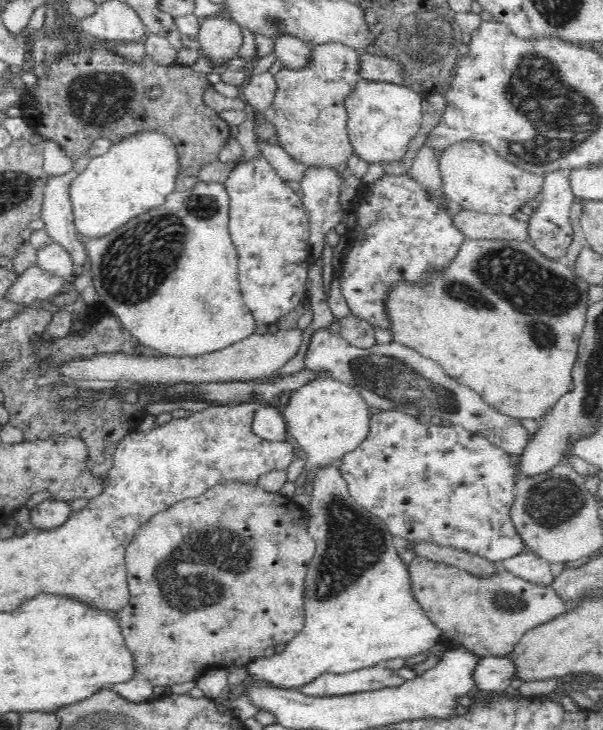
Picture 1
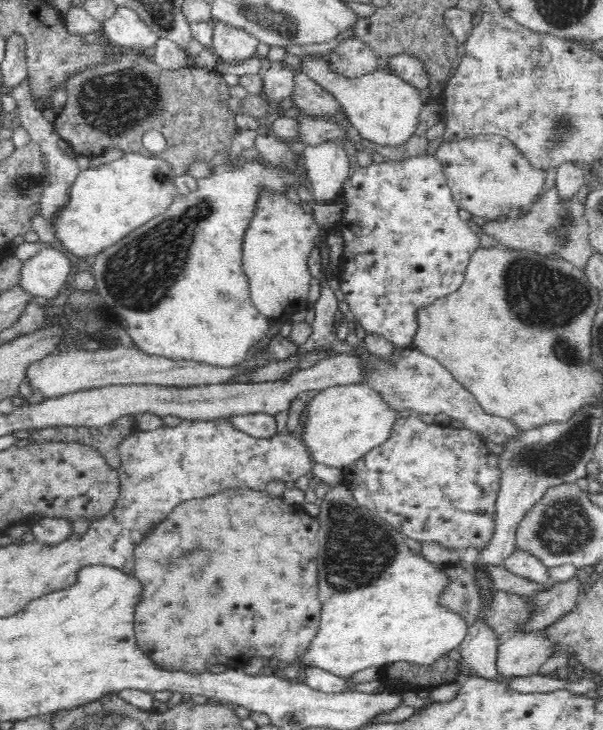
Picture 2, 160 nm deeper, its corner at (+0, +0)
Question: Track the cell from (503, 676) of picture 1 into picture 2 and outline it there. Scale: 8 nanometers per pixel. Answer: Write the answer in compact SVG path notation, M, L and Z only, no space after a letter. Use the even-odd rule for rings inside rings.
M538 632L507 637L496 649L494 668L498 678L524 678L538 674L540 666L551 655L550 645Z

